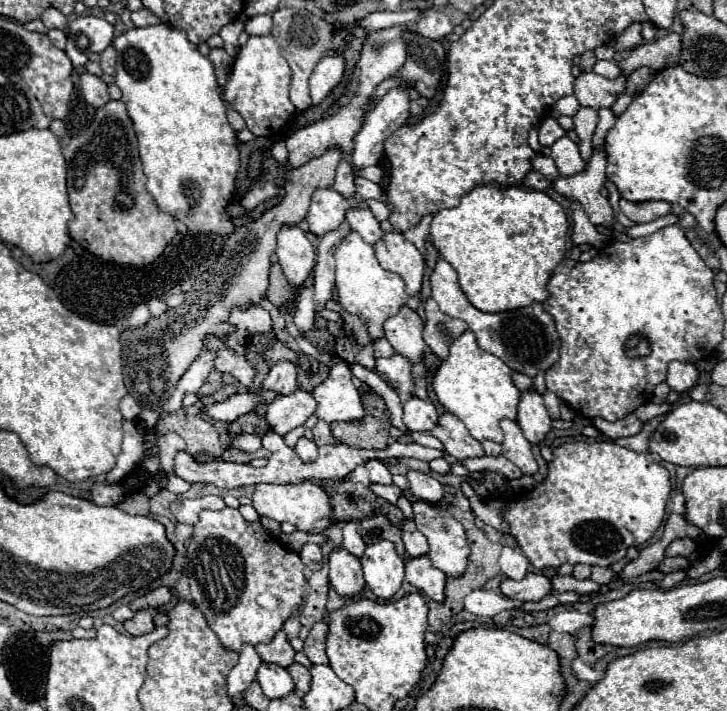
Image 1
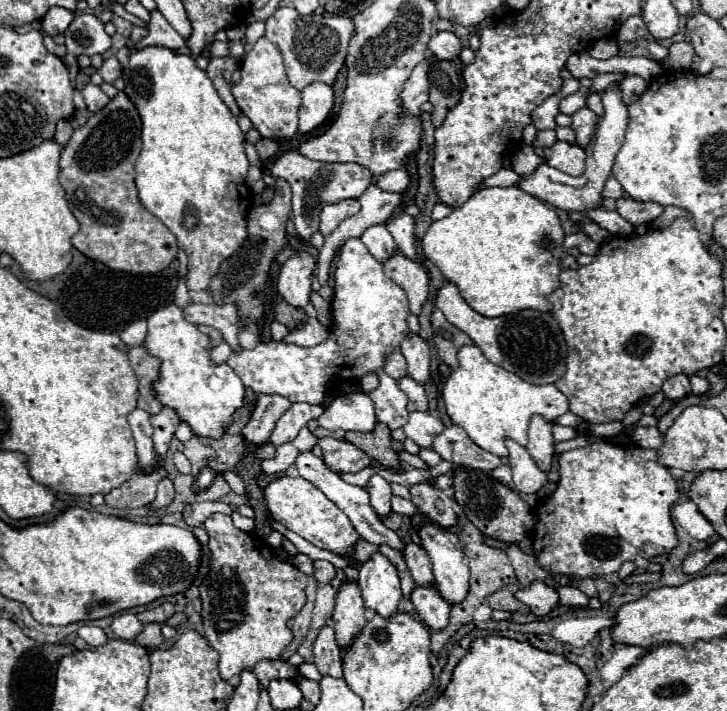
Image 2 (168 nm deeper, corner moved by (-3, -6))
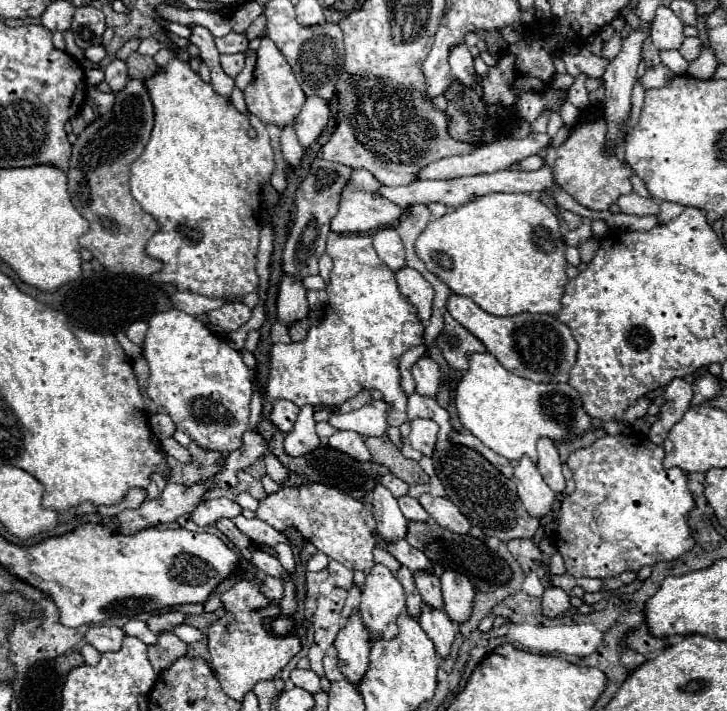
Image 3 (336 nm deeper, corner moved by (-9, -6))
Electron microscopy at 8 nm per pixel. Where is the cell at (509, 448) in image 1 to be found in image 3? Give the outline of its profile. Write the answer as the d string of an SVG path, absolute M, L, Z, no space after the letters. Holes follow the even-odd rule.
M521 457L519 465L515 467L513 483L517 485L519 499L523 501L525 509L531 515L543 517L551 511L555 501L555 491L549 489L549 485L543 481L537 465L529 457Z

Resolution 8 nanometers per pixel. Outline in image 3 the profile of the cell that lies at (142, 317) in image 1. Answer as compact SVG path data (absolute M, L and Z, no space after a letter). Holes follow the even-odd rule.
M135 321L129 325L129 329L125 331L125 335L129 337L129 341L133 341L135 345L141 345L143 339L145 339L145 333L147 333L147 323L145 321Z

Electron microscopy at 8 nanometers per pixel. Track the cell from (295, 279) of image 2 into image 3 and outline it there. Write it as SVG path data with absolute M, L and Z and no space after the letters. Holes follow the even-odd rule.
M285 275L279 287L279 299L277 299L277 317L281 323L289 325L297 319L303 319L309 311L307 301L307 289L301 279L295 279L291 275Z

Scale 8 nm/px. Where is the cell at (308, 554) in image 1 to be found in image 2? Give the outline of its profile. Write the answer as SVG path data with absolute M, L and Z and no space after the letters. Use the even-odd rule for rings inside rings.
M315 561L315 573L313 573L313 577L319 581L319 585L329 583L335 577L335 573L337 573L337 569L329 561Z

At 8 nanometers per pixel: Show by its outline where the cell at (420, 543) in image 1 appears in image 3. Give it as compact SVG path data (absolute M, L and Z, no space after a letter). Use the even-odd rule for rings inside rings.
M415 571L413 577L415 577L415 585L417 585L423 601L431 607L443 607L439 577L429 571Z

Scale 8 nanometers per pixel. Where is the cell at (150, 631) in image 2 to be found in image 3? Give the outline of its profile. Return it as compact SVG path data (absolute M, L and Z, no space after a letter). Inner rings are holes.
M163 631L157 637L155 645L149 645L149 661L157 673L161 673L173 659L183 657L187 653L187 643L183 643L177 635L171 631Z

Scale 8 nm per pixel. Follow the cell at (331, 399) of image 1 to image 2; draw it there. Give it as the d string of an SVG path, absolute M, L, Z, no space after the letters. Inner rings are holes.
M349 393L337 397L329 403L323 415L317 419L321 427L329 431L373 431L375 429L375 411L373 401L365 393Z

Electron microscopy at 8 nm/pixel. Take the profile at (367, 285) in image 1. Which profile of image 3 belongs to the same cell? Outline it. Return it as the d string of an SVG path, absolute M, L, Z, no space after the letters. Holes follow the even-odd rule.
M331 233L327 239L327 255L333 259L331 281L327 285L329 307L324 309L323 323L309 329L307 339L299 343L277 343L271 347L269 379L265 395L271 399L287 399L297 407L303 405L327 405L339 407L349 397L355 397L361 389L379 389L383 401L389 405L387 423L399 427L407 419L407 395L399 385L399 359L411 347L423 343L423 323L417 317L415 307L399 293L395 273L381 263L373 251L369 235L337 235Z

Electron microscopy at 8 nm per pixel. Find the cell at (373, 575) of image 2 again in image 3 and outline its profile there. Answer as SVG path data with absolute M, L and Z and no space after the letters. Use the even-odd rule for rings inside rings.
M375 565L367 575L361 597L361 617L371 631L371 637L383 635L385 639L391 639L397 635L397 617L403 611L405 591L401 583L385 565Z

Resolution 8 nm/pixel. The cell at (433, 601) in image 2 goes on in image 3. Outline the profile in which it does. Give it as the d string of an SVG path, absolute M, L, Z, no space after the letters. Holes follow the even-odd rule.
M423 605L419 623L423 631L429 635L429 639L435 643L435 649L441 657L449 655L451 643L455 639L455 623L449 619L445 609L435 609L429 605Z

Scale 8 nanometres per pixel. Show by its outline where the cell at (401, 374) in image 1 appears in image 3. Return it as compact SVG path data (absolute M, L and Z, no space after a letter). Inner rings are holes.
M413 393L409 397L409 407L407 407L407 415L409 419L417 419L417 417L427 417L433 419L441 429L439 429L439 441L433 453L433 461L435 461L435 473L441 479L447 497L459 507L459 511L477 527L481 527L481 531L487 537L497 537L501 541L511 541L511 539L533 539L535 531L541 525L539 517L533 517L525 511L519 495L517 495L517 487L511 479L507 479L505 475L501 475L487 459L483 459L477 451L463 447L463 445L455 445L449 441L449 435L453 435L453 427L449 423L449 413L437 405L437 401L433 397L425 397L419 393Z

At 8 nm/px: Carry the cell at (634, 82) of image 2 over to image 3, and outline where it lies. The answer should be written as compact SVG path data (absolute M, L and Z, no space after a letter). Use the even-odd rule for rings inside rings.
M657 65L657 67L649 67L645 71L645 75L641 77L641 85L643 85L643 89L659 89L665 83L669 83L669 79L673 79L673 77L675 77L673 71L669 73L669 69L665 65Z

